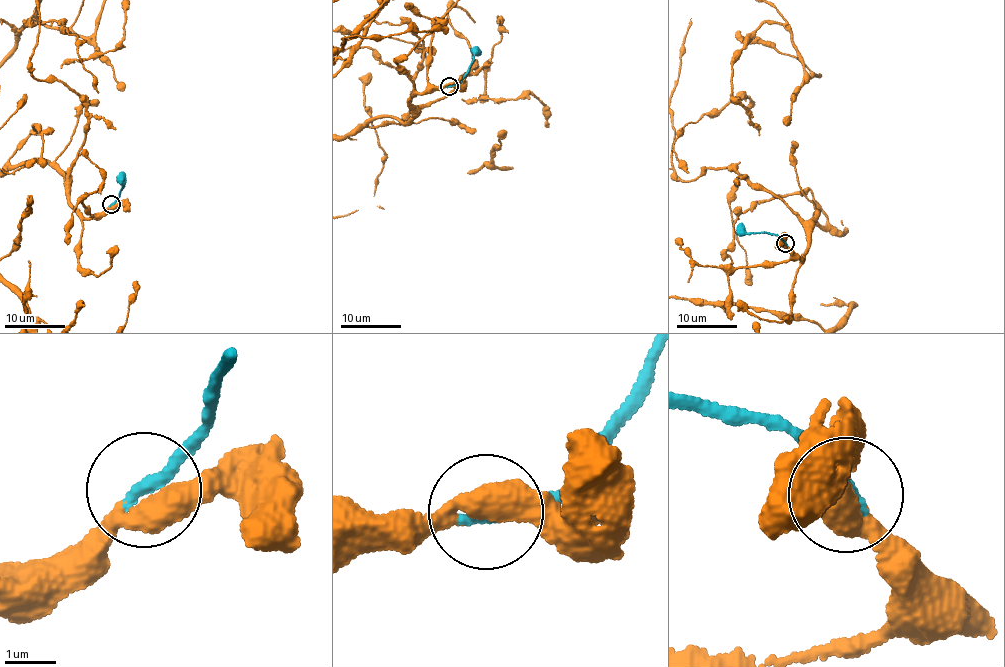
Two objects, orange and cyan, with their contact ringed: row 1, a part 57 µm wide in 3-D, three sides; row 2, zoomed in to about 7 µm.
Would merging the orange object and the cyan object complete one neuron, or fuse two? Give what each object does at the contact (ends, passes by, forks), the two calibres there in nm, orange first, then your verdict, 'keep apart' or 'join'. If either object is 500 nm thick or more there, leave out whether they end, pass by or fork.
orange passes by | cyan ends | 480/300 nm | join

